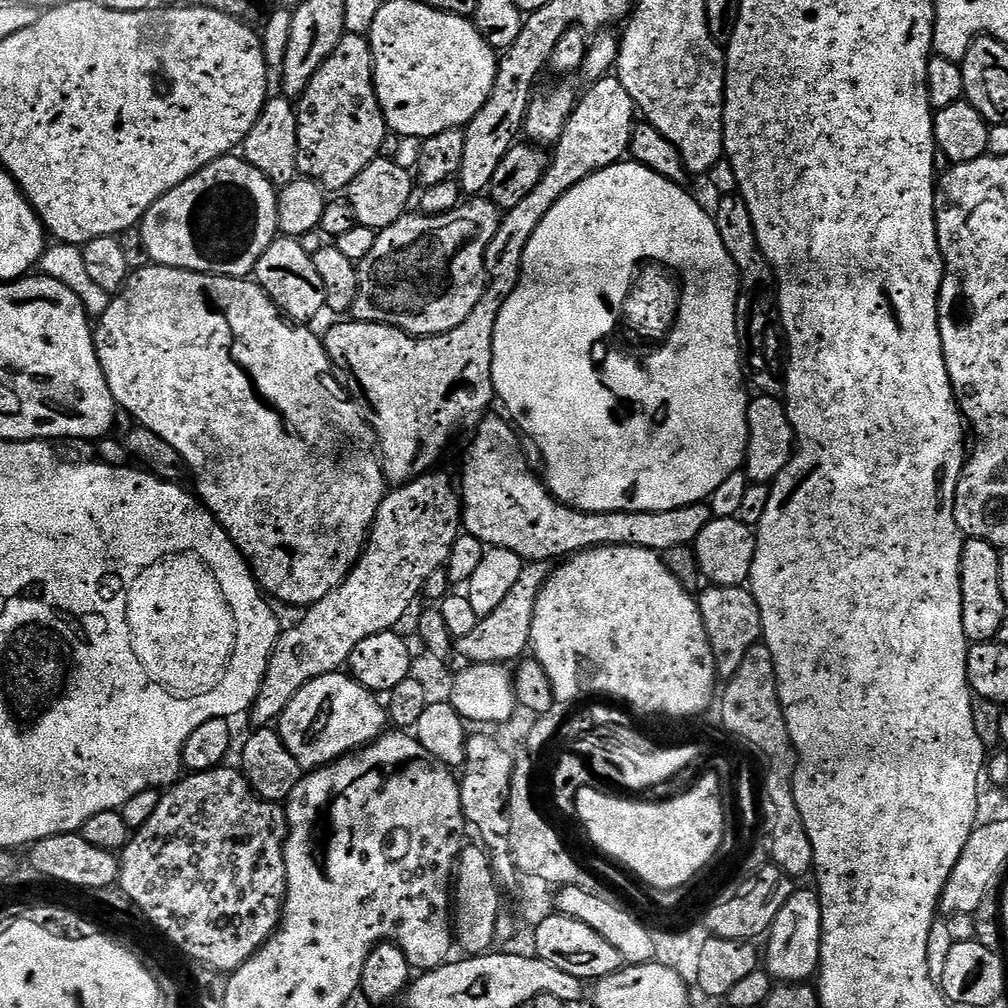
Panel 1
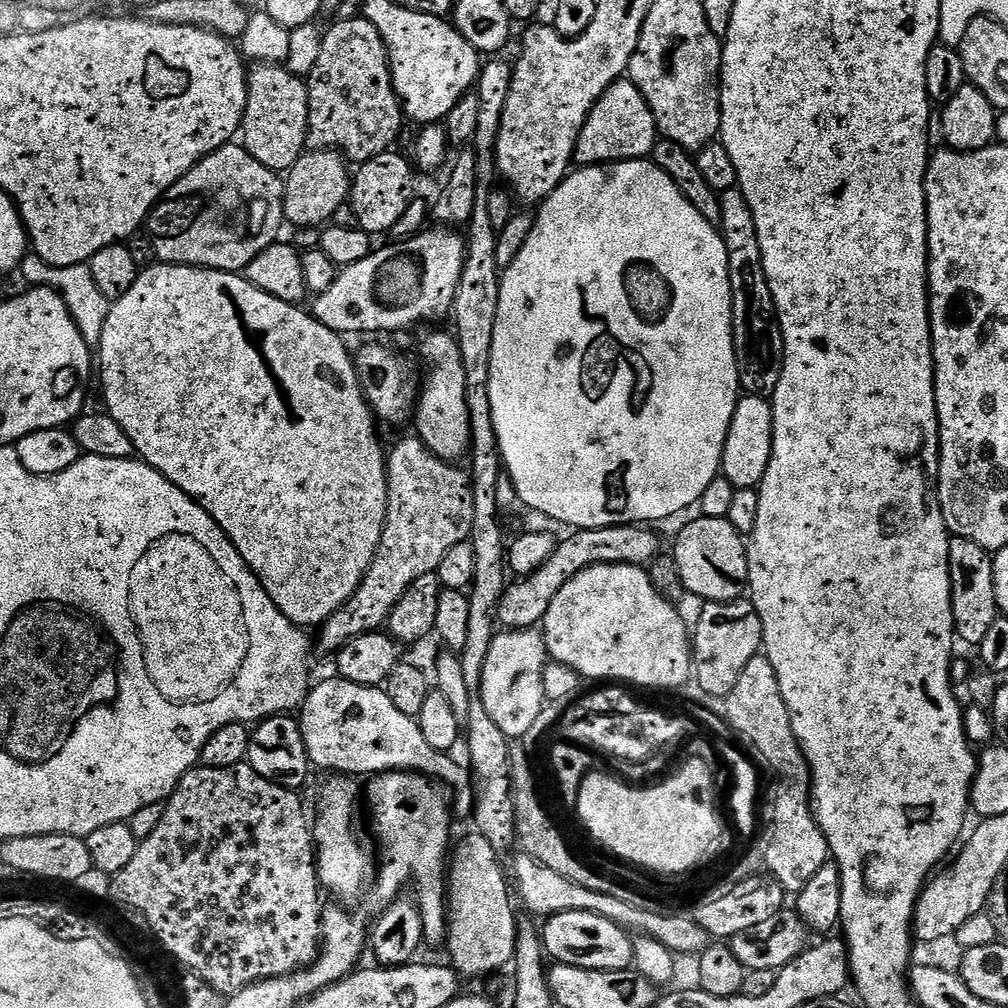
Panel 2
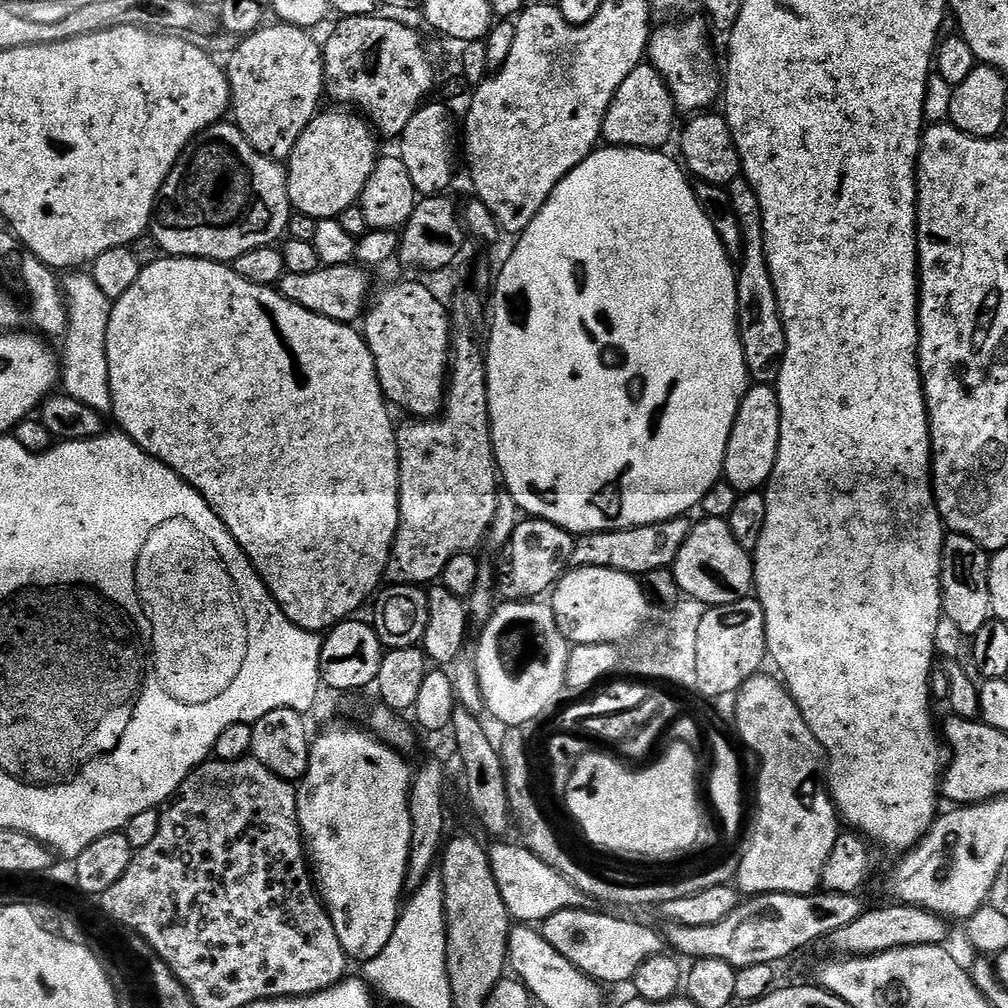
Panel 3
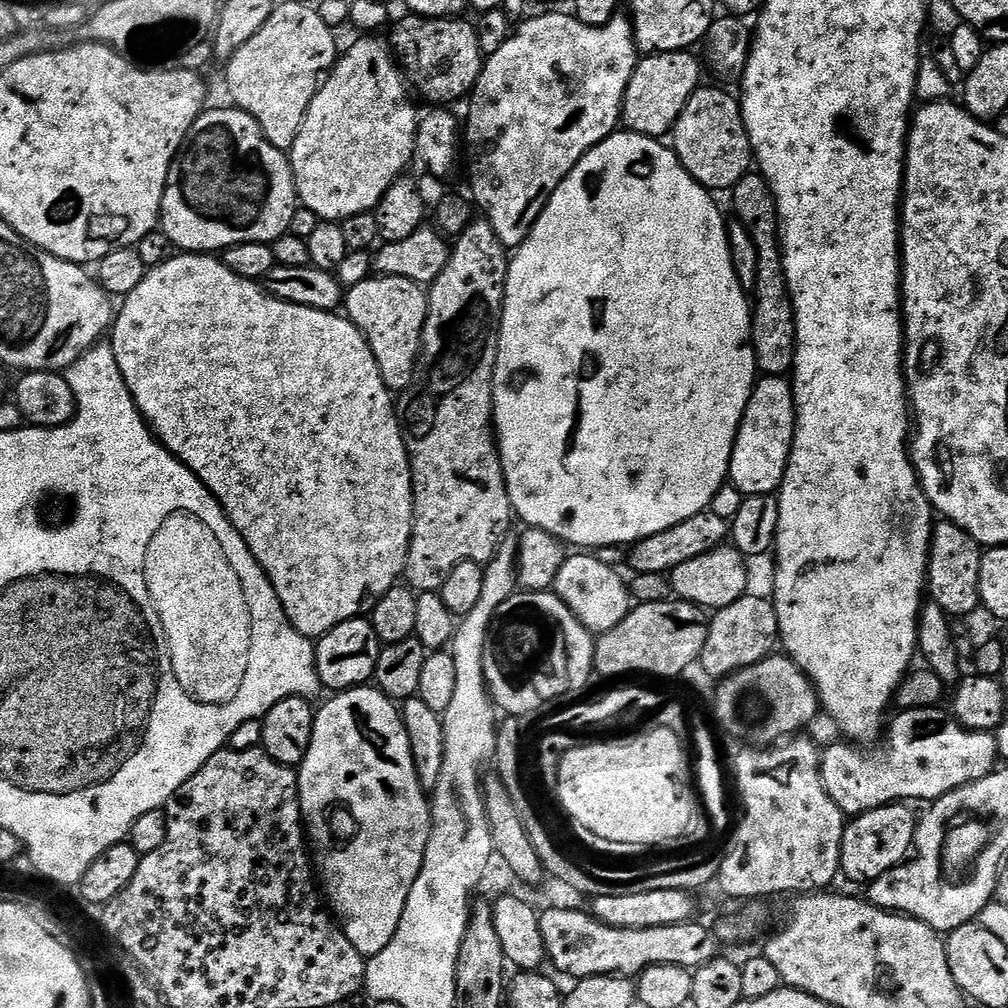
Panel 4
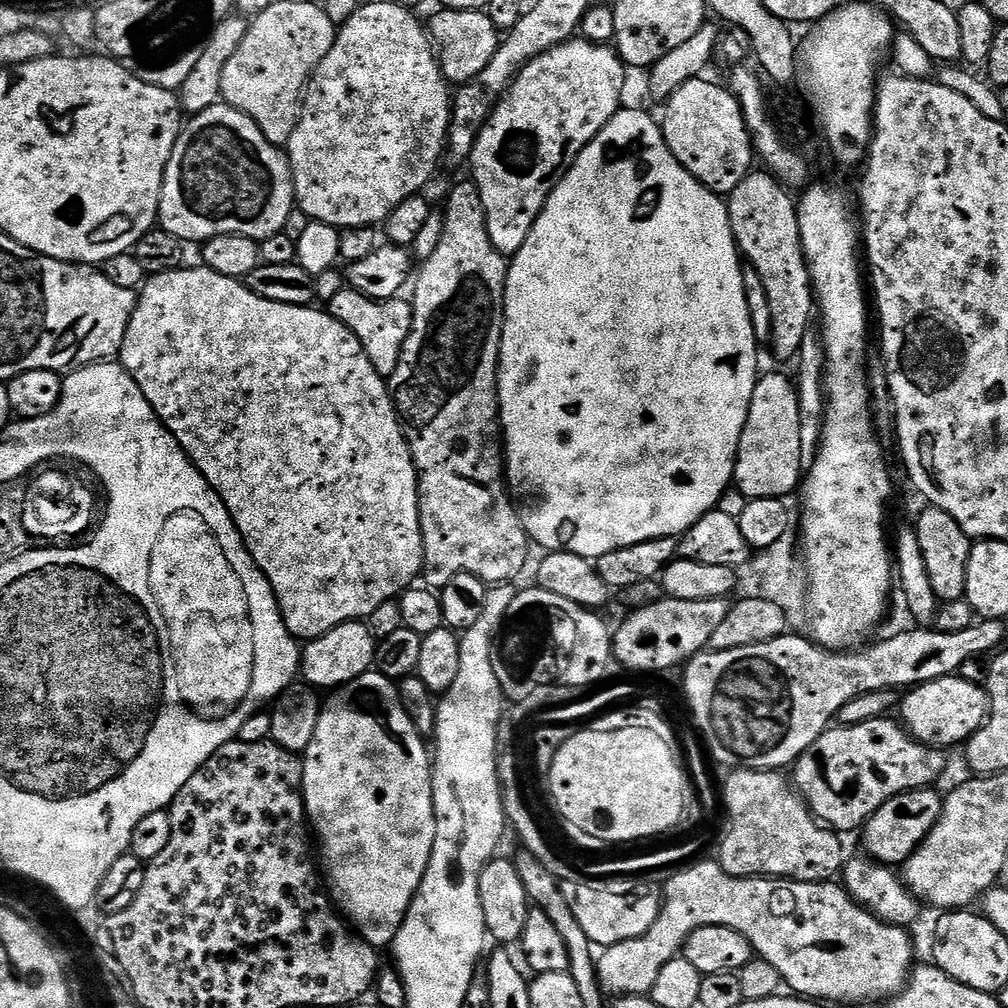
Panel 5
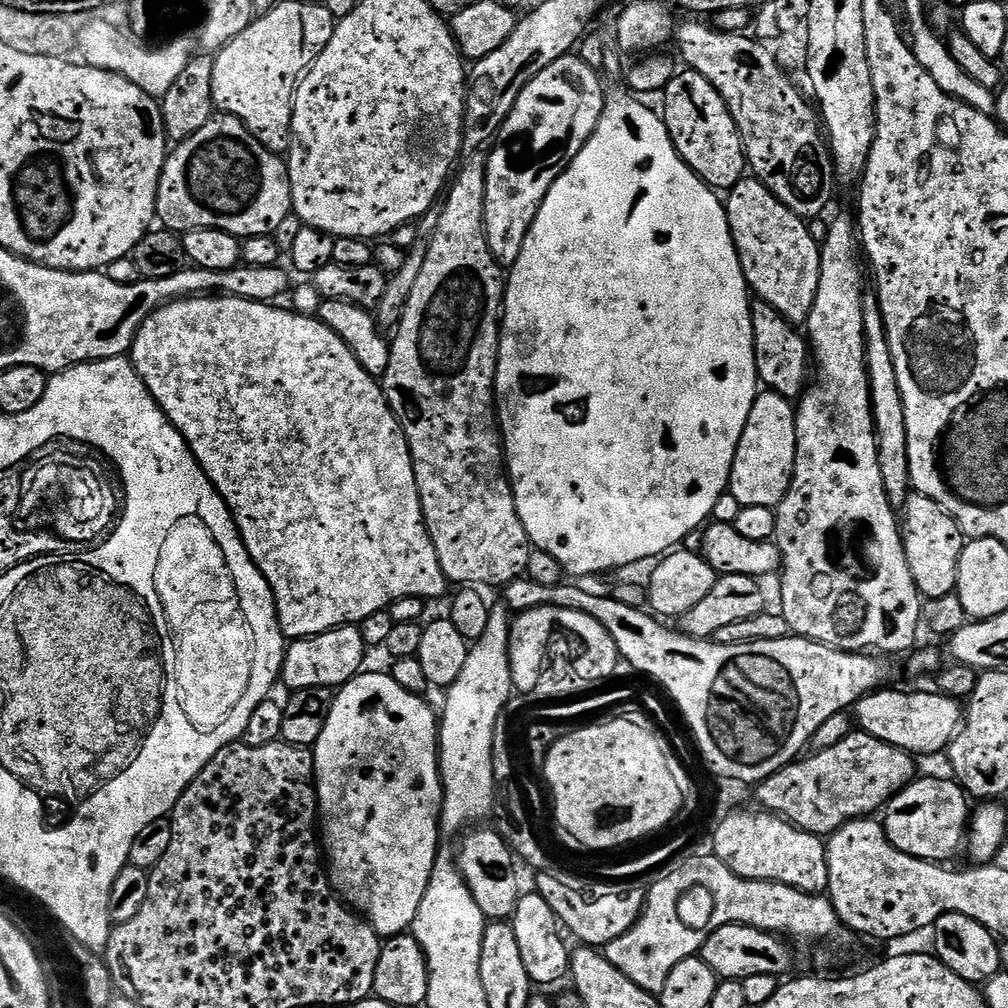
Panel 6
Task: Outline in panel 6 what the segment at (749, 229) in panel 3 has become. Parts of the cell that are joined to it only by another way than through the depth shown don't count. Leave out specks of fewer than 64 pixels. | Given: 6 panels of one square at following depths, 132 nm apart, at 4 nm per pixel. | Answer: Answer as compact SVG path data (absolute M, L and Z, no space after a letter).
M755 178L739 180L727 196L728 225L732 231L732 240L736 244L742 274L746 278L749 289L754 293L755 299L764 300L770 306L774 306L778 314L782 314L793 324L803 325L814 306L814 294L818 294L820 244L811 237L807 223L790 211L762 181Z

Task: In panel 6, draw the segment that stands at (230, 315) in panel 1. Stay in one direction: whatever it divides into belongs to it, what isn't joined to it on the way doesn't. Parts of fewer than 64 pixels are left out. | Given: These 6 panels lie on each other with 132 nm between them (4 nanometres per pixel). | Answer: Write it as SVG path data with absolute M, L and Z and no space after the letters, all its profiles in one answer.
M188 296L185 300L171 300L142 322L132 343L130 359L166 418L182 434L217 494L226 502L250 558L274 594L280 629L289 641L293 641L329 632L331 628L358 626L370 615L387 610L402 598L431 602L444 591L447 593L450 585L442 574L442 566L438 566L434 542L424 525L424 511L406 434L388 405L377 377L366 374L346 342L315 315L301 316L287 307L276 307L280 306L237 296Z

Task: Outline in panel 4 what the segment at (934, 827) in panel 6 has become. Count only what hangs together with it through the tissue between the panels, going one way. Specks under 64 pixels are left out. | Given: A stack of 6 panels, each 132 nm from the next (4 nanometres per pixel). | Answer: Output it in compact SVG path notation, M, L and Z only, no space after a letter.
M897 802L847 821L840 851L840 870L845 877L848 875L854 883L867 886L907 859L918 827L917 817L908 808L911 807Z

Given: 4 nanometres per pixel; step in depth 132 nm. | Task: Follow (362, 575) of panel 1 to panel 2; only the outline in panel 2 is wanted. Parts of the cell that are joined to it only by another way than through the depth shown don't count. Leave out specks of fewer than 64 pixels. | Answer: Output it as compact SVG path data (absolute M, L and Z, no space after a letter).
M418 438L411 439L398 441L387 453L388 513L374 562L344 607L319 625L320 648L329 654L339 652L364 632L383 629L407 588L427 572L436 573L446 550L470 537L474 522L471 475L433 454Z

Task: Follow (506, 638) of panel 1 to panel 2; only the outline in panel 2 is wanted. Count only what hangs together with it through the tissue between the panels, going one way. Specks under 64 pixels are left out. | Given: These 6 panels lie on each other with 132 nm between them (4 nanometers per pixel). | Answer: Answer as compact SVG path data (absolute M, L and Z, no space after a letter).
M615 524L605 528L582 528L568 534L572 536L561 539L536 572L517 579L517 584L512 582L507 585L496 610L499 623L508 630L535 629L543 625L546 610L550 610L550 602L554 602L554 594L558 594L558 590L562 590L562 586L570 582L570 578L587 568L599 564L651 564L662 552L660 536L652 528L655 527L644 524Z

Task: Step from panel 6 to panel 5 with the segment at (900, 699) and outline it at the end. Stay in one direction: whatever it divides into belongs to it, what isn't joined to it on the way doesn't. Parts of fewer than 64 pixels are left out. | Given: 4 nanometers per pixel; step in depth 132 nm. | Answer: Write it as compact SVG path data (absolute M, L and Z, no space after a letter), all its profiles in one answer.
M958 674L907 689L898 705L899 719L908 733L919 744L941 750L949 750L955 744L967 745L972 735L988 721L989 711L987 687L966 682Z

